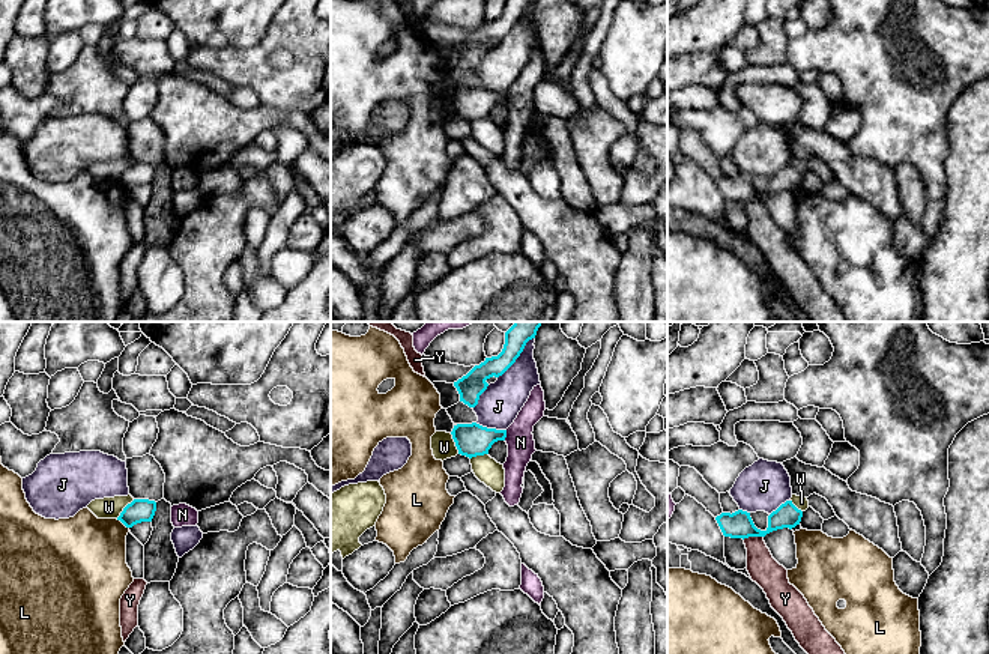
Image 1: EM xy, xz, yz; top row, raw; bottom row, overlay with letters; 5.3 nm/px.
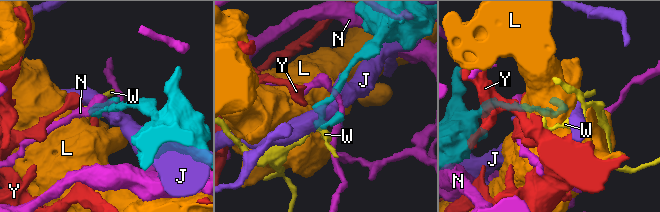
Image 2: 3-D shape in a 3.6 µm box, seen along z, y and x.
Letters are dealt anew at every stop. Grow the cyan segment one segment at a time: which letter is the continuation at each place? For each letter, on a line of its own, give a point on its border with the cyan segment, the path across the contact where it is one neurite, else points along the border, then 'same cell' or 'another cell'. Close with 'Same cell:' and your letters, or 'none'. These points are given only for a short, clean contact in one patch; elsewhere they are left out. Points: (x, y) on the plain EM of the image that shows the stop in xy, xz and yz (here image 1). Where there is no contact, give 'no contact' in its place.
J: contact xz (519, 18); another cell
L: contact xy (122, 185); another cell
N: contact xz (505, 98); another cell
W: contact xy (124, 172); border xy (134, 163), (116, 181); another cell
Y: contact yz (752, 199); another cell
Same cell: none

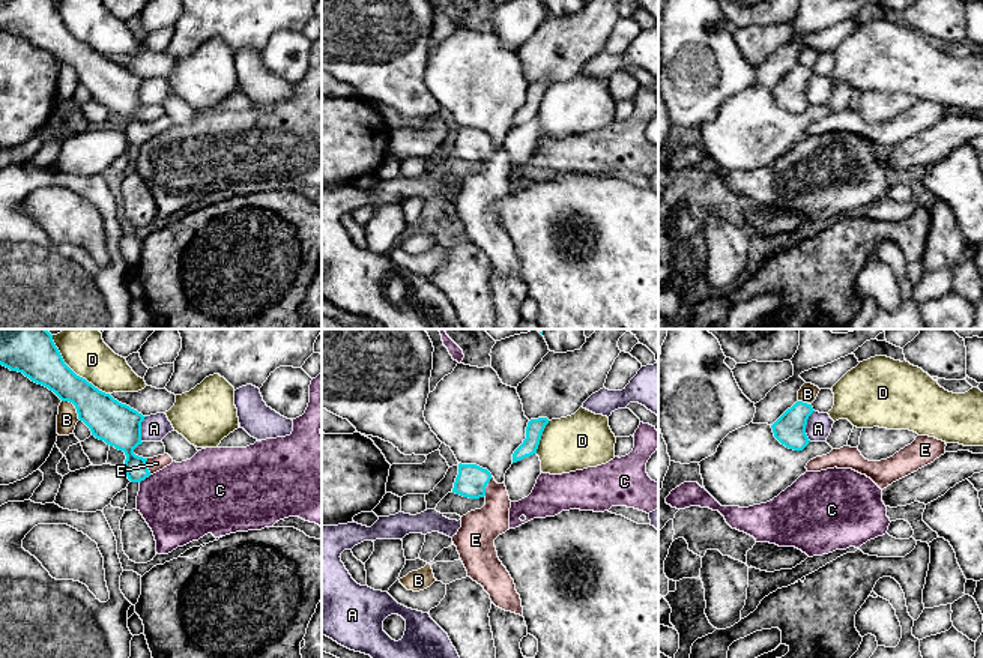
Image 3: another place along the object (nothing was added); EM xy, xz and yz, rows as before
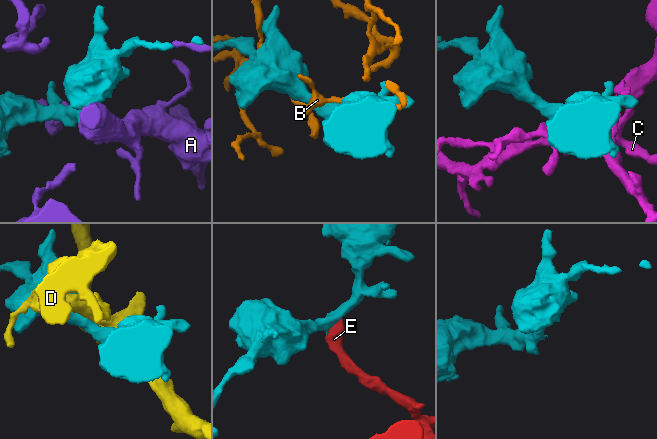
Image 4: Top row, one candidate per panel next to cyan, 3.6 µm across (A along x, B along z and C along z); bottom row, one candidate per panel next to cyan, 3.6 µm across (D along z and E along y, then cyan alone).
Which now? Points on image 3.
A: contact yz (806, 87); another cell
B: contact xy (75, 71); another cell
C: contact xy (145, 141); another cell
D: contact xy (72, 35); another cell
E: contact xz (486, 149); way xz (472, 143), (486, 149), (492, 179), (480, 191); same cell
Same cell: E

